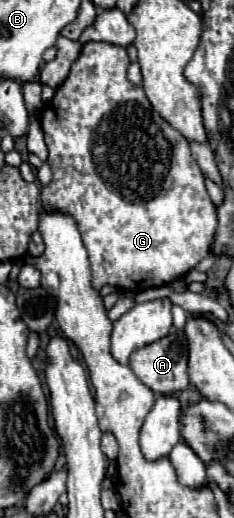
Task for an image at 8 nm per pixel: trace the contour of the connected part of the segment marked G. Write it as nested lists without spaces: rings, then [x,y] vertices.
[[[87,42],[83,46],[79,58],[71,66],[71,72],[69,72],[67,80],[55,90],[55,96],[53,96],[51,104],[47,102],[45,108],[41,110],[39,120],[41,120],[43,134],[45,134],[45,144],[47,144],[47,150],[49,150],[47,162],[53,170],[53,180],[51,180],[49,186],[45,186],[41,190],[41,200],[43,200],[43,208],[47,212],[71,214],[75,218],[77,228],[79,228],[81,238],[83,238],[83,244],[85,244],[87,254],[89,254],[91,286],[95,290],[101,290],[105,284],[111,284],[111,286],[127,290],[127,292],[143,292],[147,288],[167,286],[175,280],[185,278],[185,274],[199,260],[203,260],[205,256],[211,254],[213,236],[215,236],[215,230],[217,230],[217,208],[207,194],[205,176],[203,176],[201,168],[195,164],[195,158],[191,156],[189,142],[151,108],[151,102],[147,100],[143,88],[139,88],[139,86],[135,86],[127,80],[127,66],[129,66],[129,56],[127,56],[127,50],[123,46],[115,46],[115,44],[107,44],[107,42]]]

